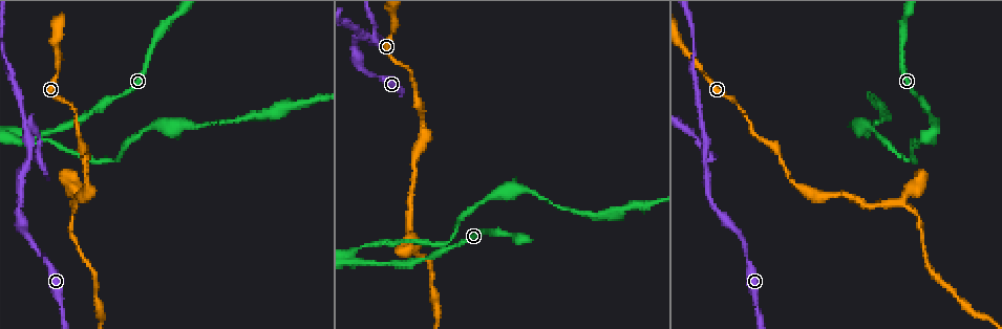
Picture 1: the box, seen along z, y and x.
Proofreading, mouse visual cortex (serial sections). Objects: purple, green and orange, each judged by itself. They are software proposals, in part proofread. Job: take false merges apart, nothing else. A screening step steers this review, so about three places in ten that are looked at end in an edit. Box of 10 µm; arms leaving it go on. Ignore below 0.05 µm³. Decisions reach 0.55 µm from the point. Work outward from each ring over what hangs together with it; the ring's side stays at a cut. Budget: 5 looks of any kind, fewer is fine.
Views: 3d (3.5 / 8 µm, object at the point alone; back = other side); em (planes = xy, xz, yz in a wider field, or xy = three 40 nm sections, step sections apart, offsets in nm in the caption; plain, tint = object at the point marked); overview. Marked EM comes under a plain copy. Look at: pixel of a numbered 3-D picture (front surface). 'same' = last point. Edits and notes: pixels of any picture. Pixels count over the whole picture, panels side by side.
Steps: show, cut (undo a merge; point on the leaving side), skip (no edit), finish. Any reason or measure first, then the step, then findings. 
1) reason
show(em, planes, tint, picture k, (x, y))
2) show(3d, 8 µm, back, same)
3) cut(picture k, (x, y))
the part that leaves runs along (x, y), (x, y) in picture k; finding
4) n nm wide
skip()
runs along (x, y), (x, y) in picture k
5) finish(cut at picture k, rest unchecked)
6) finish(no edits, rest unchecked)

two arms in line, one across
show(3d, 3.5 µm, picture 1, (28, 147))

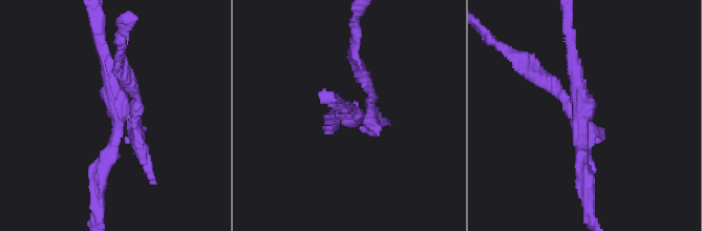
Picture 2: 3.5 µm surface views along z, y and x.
show(em, xy, step 1, tint, picture 2, (118, 118))

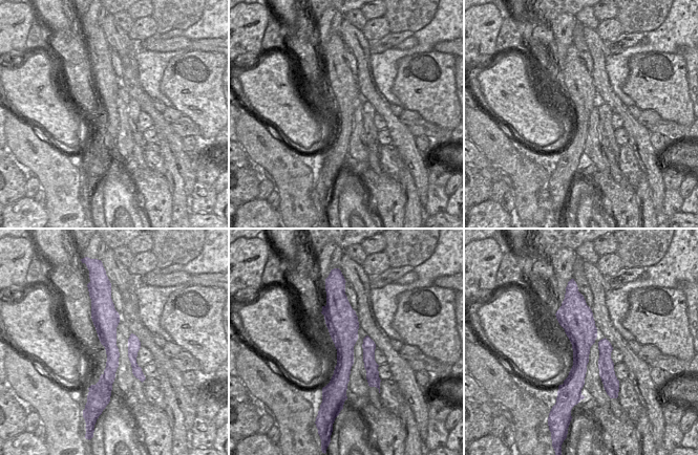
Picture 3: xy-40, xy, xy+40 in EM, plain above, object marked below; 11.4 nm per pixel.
show(em, planes, tint, same)

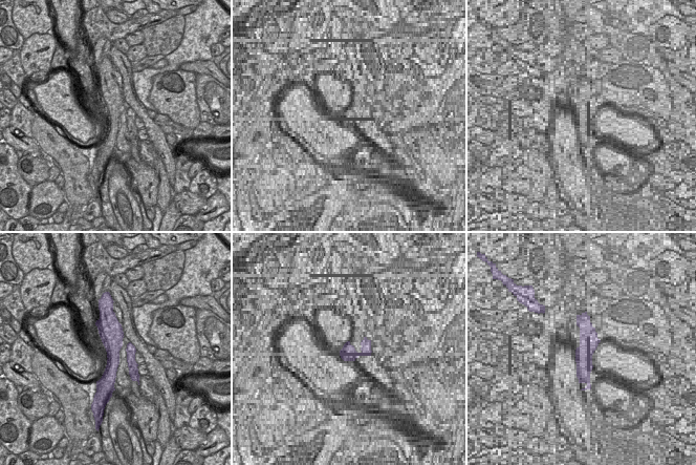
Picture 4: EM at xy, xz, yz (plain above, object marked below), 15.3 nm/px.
cut(picture 2, (145, 155))
two cells meet here

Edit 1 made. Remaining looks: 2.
sharp bend
show(3d, 3.5 µm, picture 1, (19, 139))

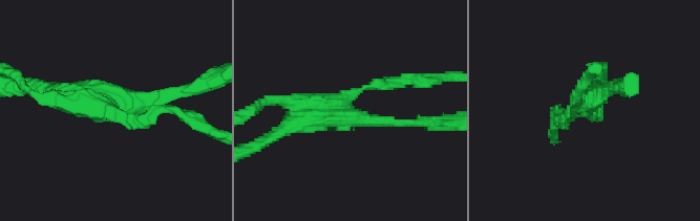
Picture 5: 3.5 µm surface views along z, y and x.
3 arms; arms of 150, 150, 350 nm
cut(picture 5, (135, 125))
the part that leaves runs along (108, 107), (118, 116), (175, 110), (198, 124) in picture 5; a second cell is stuck on

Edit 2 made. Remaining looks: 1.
finish(cut at picture 2, cut at picture 5, rest unchecked)

